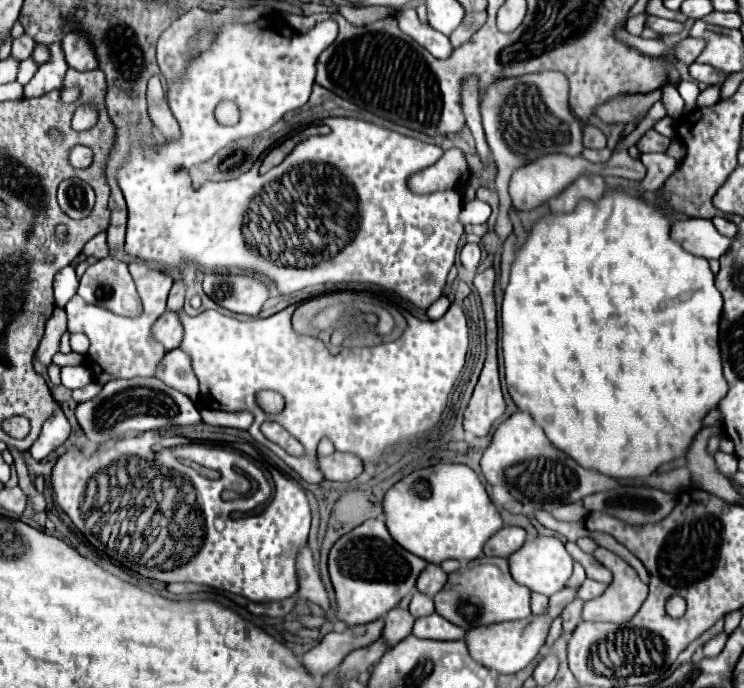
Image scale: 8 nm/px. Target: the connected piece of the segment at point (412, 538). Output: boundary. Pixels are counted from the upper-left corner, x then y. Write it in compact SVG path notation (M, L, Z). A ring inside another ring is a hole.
M436 464L404 476L386 492L384 514L392 538L432 564L448 558L476 560L488 538L504 526L478 474L464 464Z

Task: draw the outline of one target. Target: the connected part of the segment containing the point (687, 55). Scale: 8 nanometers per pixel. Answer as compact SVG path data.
M686 38L682 40L676 48L674 48L674 54L678 60L686 62L686 64L692 64L698 56L700 56L700 50L704 48L704 40L702 38Z

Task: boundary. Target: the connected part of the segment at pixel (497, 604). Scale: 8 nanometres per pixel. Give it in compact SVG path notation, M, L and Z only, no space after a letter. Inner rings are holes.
M482 558L478 560L478 568L472 574L466 570L456 570L448 576L446 586L434 596L436 612L446 618L448 622L472 630L476 626L490 626L496 622L510 622L510 620L524 620L530 612L530 590L516 584L510 576L508 560L506 558ZM472 576L472 578L470 578Z

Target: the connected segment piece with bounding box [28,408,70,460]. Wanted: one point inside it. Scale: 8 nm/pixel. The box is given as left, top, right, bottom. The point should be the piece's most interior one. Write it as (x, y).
(56, 429)

